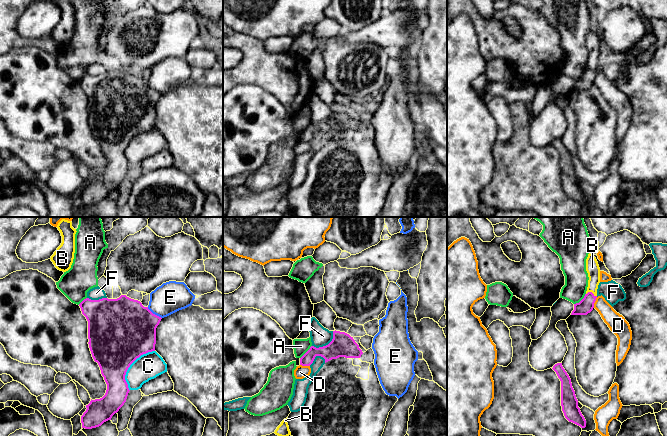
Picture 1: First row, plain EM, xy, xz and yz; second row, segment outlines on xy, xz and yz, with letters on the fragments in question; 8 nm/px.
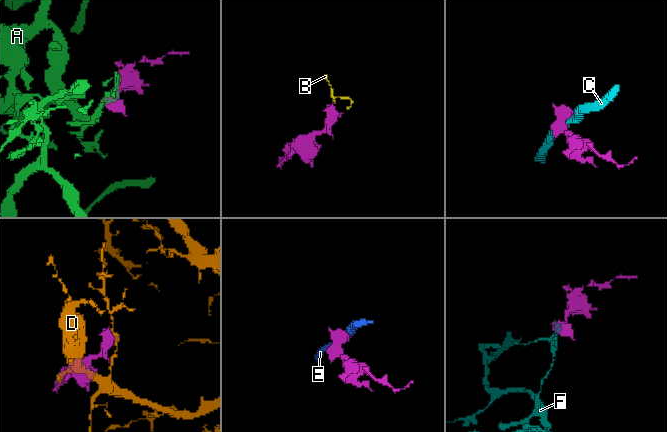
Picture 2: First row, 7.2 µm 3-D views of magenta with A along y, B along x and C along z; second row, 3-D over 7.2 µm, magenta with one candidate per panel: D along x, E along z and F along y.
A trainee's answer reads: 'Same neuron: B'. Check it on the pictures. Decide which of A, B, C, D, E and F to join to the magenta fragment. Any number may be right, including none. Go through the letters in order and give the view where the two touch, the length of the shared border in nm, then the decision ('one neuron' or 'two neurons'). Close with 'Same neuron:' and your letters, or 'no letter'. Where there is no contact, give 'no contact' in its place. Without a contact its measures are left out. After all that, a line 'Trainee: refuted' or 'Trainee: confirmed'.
A: yz | 130 nm | two neurons
B: yz | 90 nm | one neuron
C: xy | 380 nm | two neurons
D: yz | 90 nm | two neurons
E: xy | 150 nm | two neurons
F: xz | 220 nm | two neurons
Same neuron: B
Trainee: confirmed

